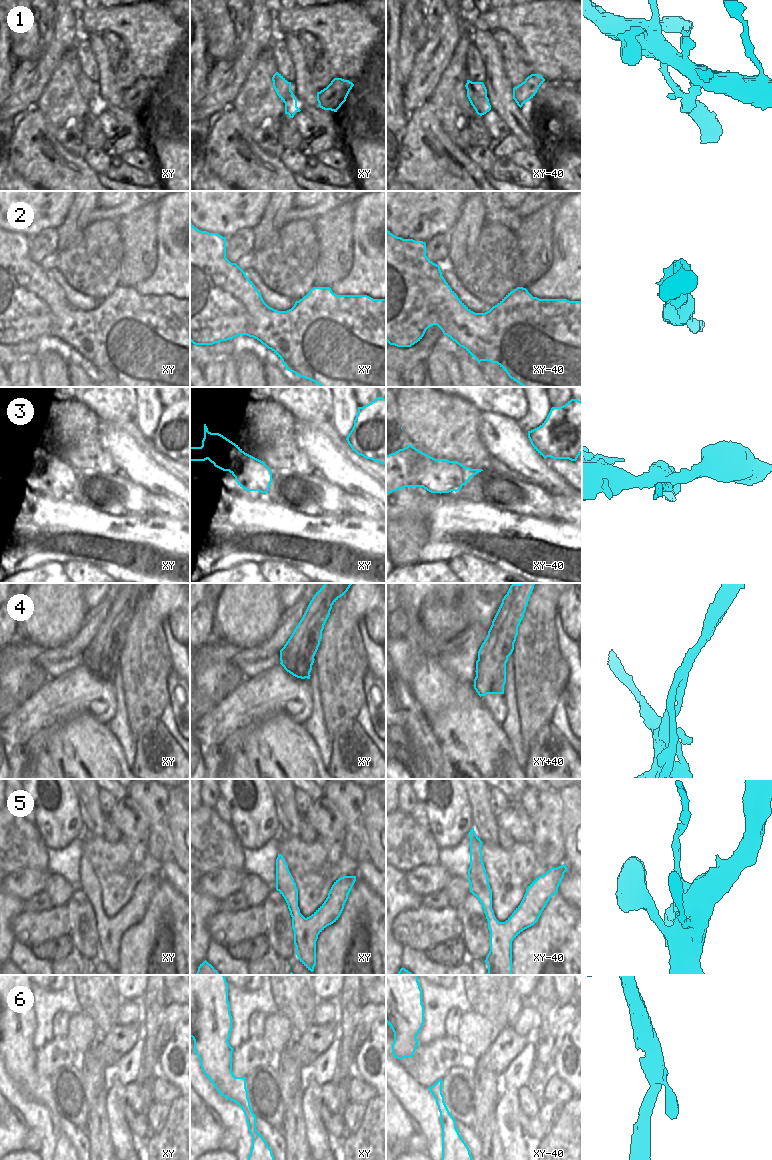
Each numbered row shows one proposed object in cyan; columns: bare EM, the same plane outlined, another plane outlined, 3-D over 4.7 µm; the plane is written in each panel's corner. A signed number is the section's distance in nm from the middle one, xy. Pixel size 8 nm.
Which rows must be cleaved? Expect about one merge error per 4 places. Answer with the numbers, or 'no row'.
3, 4, 5

